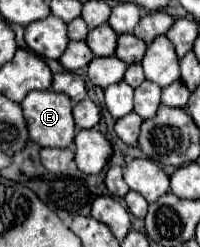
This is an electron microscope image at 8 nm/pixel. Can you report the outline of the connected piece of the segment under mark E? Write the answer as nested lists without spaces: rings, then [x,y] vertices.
[[[31,91],[21,103],[29,139],[41,147],[71,147],[75,137],[71,101],[65,93]]]

